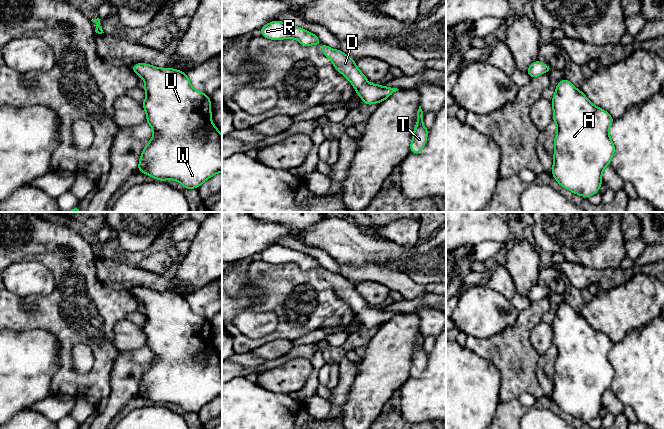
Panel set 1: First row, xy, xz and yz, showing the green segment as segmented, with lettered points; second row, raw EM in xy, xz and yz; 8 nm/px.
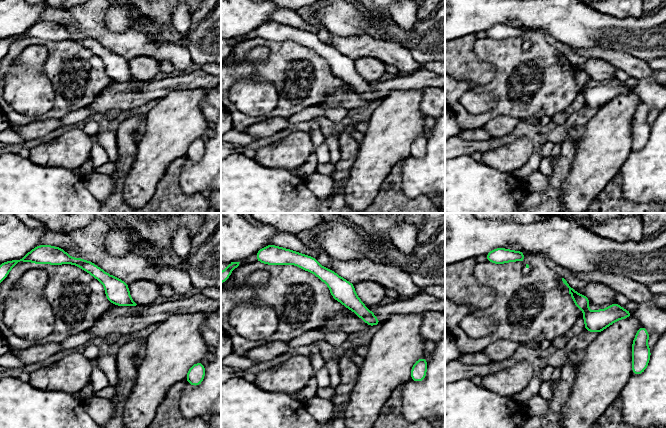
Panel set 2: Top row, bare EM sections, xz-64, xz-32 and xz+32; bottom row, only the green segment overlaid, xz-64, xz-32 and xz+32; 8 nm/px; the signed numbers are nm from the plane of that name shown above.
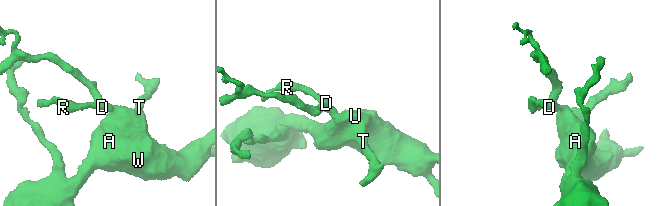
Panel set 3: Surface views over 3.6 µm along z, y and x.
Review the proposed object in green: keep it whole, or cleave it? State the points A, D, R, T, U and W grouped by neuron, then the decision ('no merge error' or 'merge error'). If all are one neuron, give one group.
A D R T U W | no merge error

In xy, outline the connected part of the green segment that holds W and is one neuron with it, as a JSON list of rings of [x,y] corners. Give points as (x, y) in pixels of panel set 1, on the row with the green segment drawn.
[[[138,63],[131,69],[145,82],[146,99],[142,106],[154,134],[141,154],[138,171],[154,179],[180,182],[190,190],[199,188],[213,175],[222,172],[222,134],[211,121],[211,101],[193,88],[187,74],[172,68]]]

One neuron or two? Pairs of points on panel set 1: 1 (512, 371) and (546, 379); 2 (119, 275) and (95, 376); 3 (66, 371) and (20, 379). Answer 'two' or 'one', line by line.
1: two
2: two
3: two

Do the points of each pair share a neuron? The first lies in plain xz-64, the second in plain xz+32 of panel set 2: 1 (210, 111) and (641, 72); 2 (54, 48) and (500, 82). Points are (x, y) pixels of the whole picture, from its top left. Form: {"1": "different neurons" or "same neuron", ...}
{"1": "same neuron", "2": "same neuron"}

